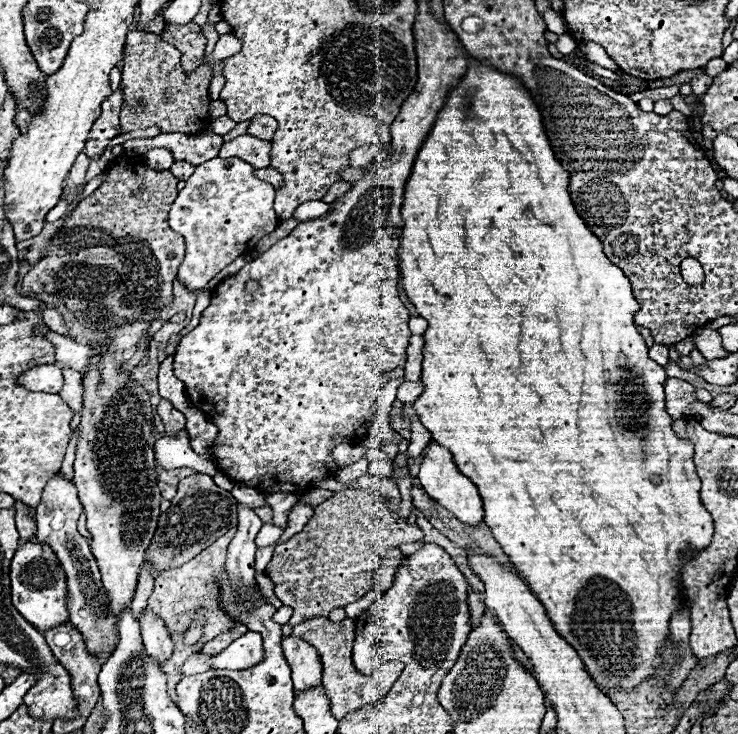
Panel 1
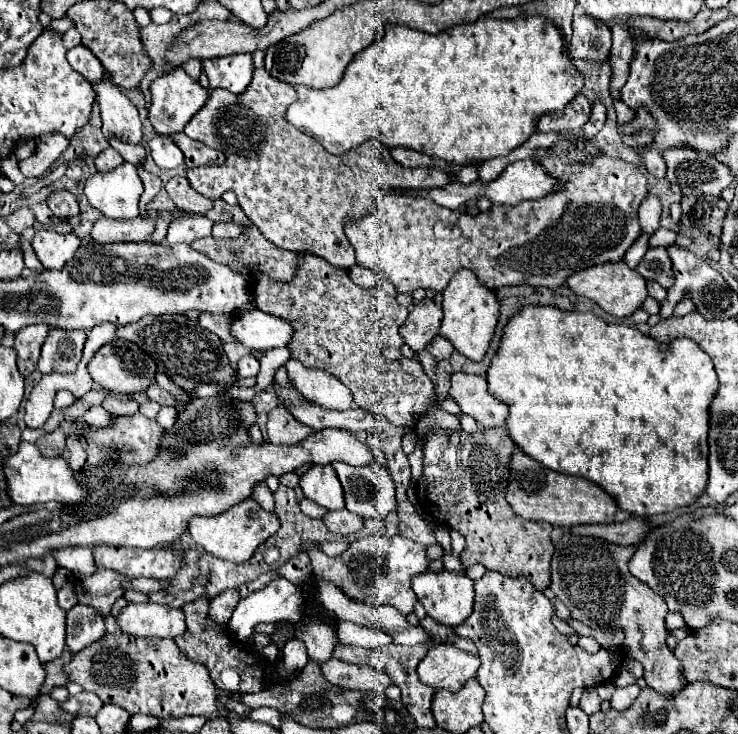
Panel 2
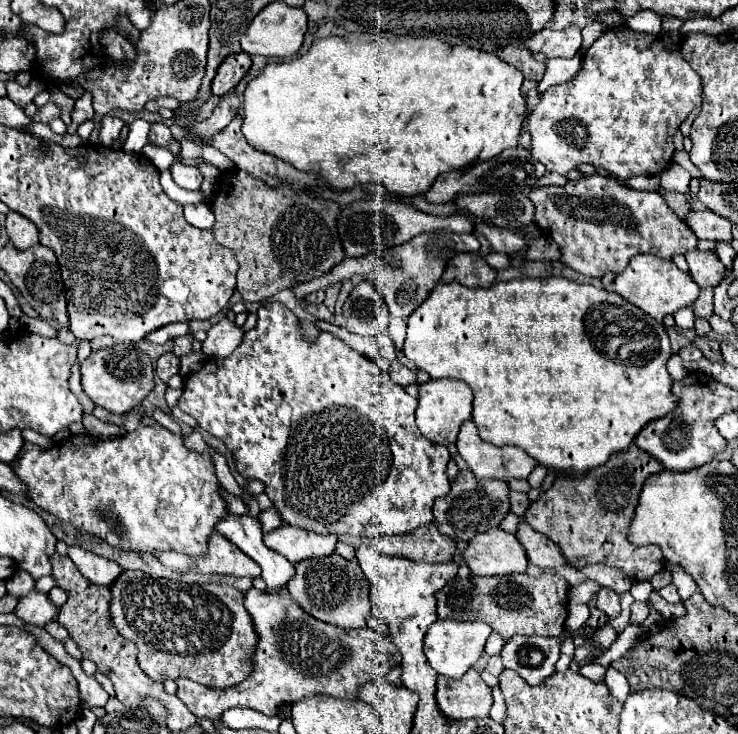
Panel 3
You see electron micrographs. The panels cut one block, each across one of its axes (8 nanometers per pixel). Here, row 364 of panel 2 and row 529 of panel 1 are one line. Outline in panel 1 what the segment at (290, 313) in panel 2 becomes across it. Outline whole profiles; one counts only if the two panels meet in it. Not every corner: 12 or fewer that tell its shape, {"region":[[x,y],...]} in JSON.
{"region":[[374,490],[336,492],[266,574],[290,626],[362,598],[422,530]]}

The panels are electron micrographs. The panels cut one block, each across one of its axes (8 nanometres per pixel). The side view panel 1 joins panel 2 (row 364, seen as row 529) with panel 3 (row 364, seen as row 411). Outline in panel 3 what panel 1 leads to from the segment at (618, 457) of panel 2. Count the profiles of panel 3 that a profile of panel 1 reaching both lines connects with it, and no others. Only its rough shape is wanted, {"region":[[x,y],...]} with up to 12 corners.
{"region":[[440,282],[404,354],[494,446],[588,472],[676,406],[664,324]]}

